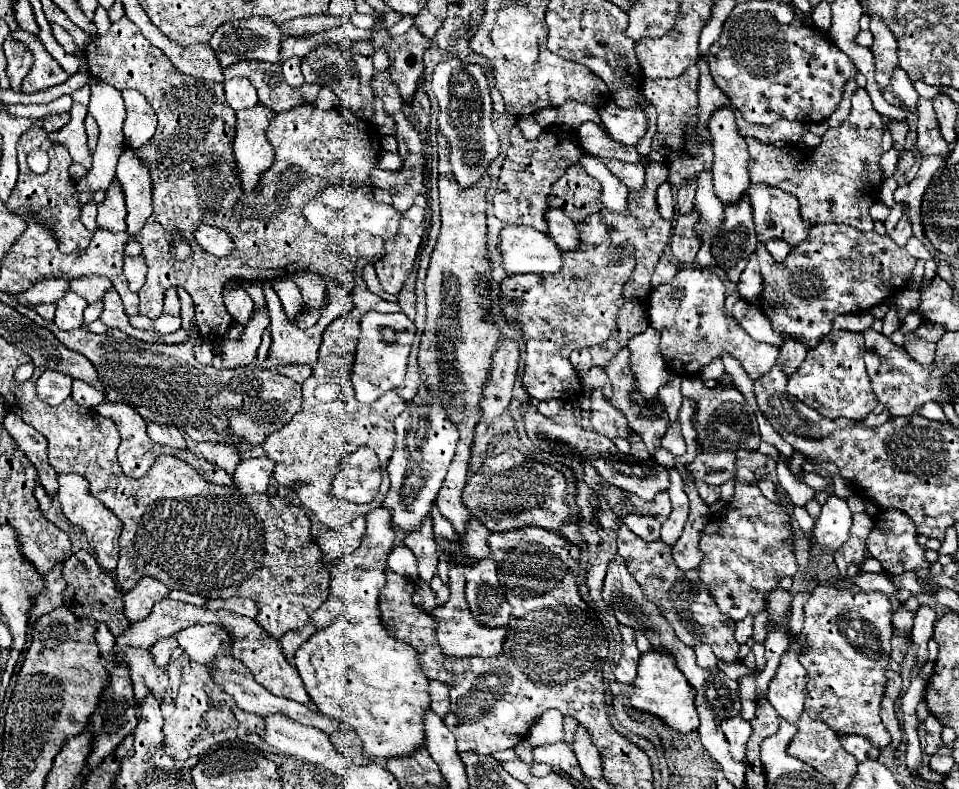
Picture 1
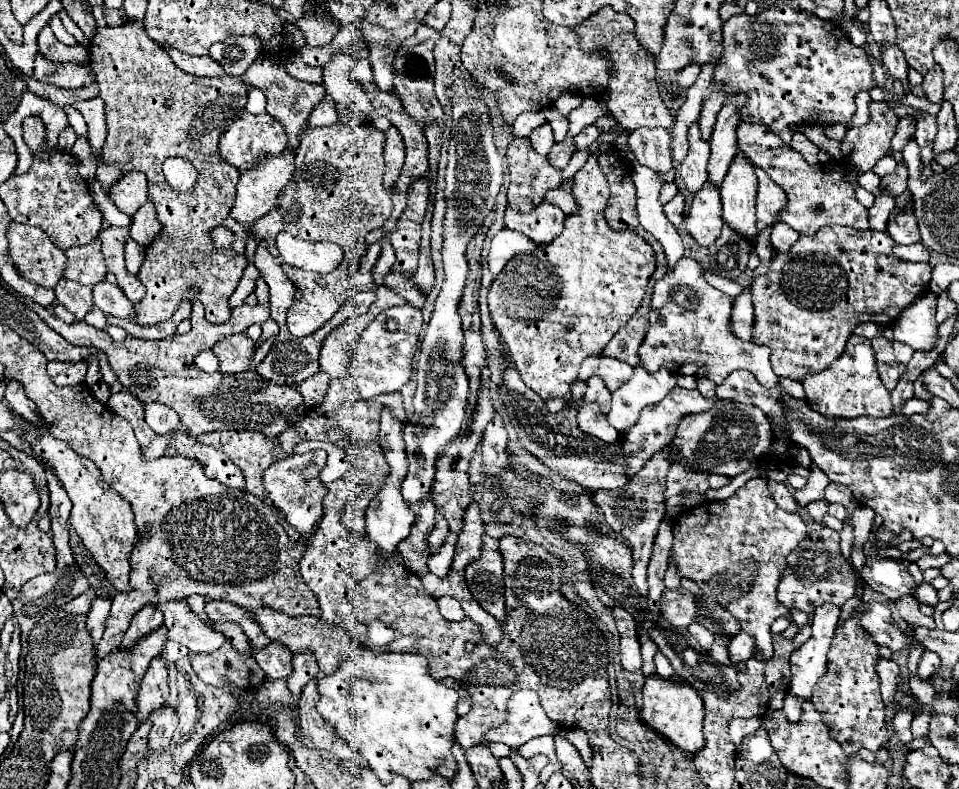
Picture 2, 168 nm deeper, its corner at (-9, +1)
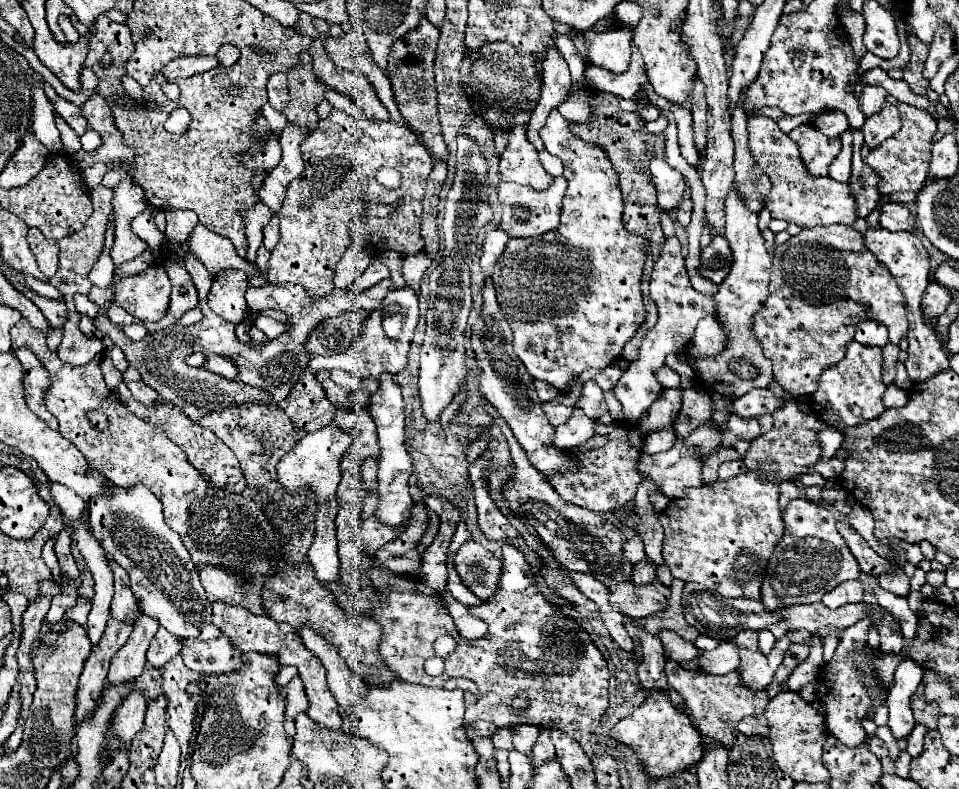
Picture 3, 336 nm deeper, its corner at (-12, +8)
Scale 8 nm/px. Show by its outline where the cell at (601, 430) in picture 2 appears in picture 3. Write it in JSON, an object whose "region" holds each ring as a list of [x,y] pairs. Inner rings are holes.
{"region":[[[574,409],[572,417],[564,425],[556,427],[552,441],[558,449],[576,447],[576,445],[582,445],[594,437],[594,427],[596,427],[594,419],[584,417],[582,409]]]}

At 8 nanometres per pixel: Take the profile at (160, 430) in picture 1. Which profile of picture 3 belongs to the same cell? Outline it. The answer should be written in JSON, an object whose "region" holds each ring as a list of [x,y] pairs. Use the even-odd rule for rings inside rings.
{"region":[[[128,381],[126,385],[128,385],[128,389],[132,391],[132,395],[134,395],[140,403],[144,403],[144,405],[148,405],[148,407],[152,407],[152,405],[158,403],[158,393],[156,393],[152,387],[148,387],[144,381]]]}

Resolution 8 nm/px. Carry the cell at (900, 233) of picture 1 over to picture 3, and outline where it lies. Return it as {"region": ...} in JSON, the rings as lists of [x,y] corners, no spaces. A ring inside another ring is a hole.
{"region":[[[884,203],[880,207],[880,227],[888,231],[914,231],[914,217],[906,205]]]}

